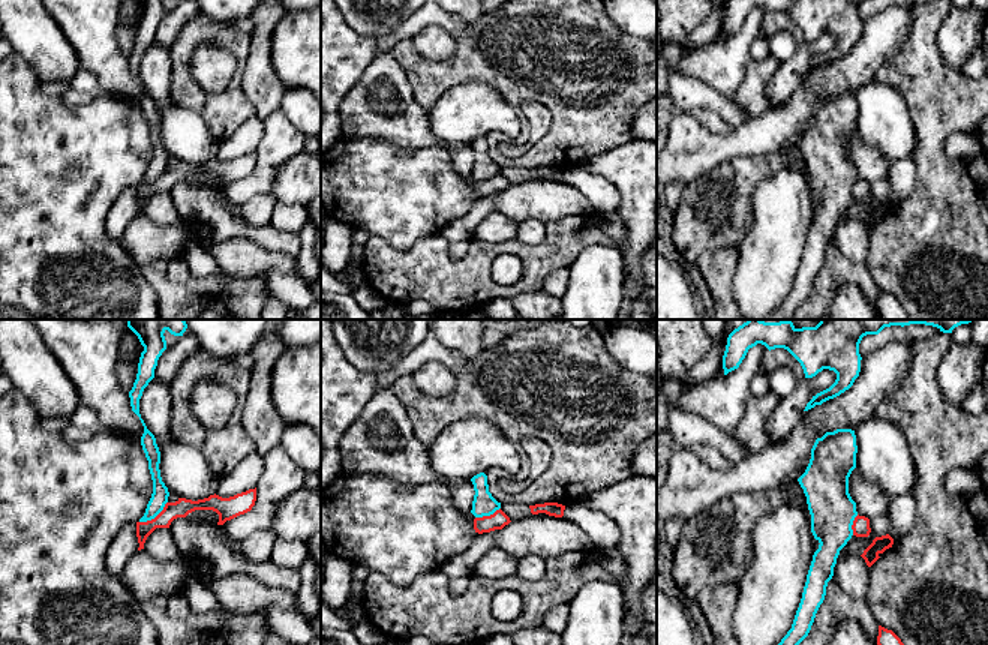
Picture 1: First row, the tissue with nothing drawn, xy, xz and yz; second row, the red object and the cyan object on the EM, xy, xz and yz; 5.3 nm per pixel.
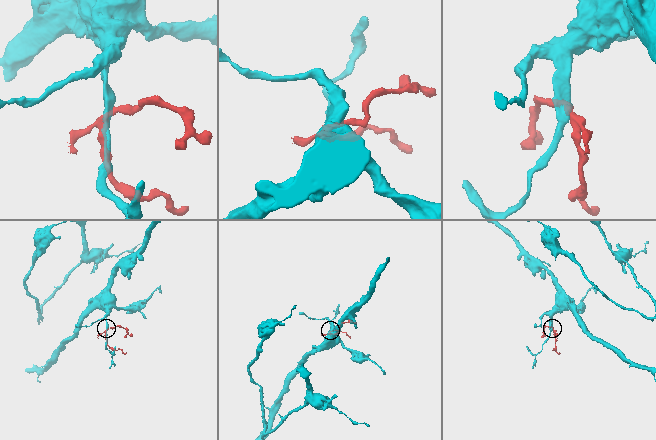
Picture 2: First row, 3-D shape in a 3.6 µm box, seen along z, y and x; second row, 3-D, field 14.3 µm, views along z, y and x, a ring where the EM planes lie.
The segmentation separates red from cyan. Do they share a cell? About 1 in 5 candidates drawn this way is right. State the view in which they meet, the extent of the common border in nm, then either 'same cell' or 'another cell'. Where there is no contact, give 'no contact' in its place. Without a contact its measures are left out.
contact in xy; length 190 nm; another cell

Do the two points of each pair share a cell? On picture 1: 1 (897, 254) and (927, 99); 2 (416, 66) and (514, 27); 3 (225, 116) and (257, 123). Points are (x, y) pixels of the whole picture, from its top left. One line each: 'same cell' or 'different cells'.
1: same cell
2: same cell
3: different cells

